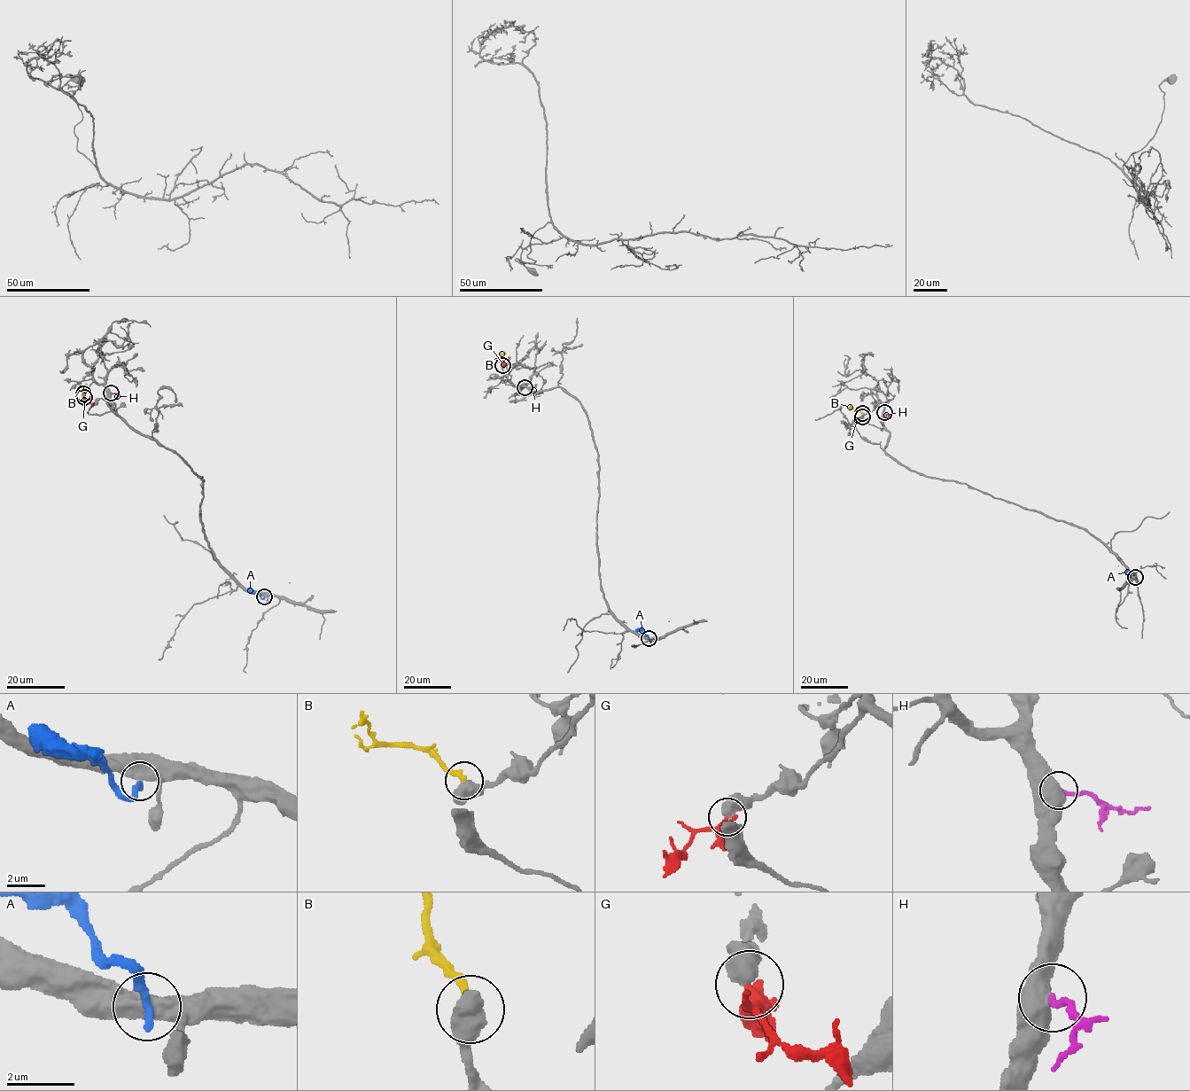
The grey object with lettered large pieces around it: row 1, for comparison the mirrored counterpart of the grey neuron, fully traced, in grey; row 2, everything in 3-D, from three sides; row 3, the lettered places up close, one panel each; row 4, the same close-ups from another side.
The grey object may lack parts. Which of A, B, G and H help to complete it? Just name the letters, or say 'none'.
none

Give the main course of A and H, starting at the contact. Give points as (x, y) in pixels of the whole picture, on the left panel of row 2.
A: (264, 596), (262, 598), (247, 588)
H: (110, 393), (124, 395)

